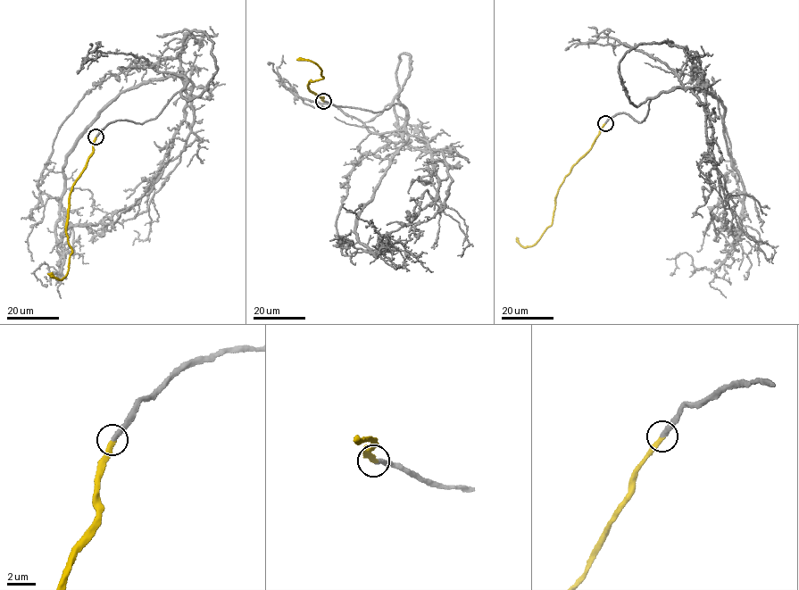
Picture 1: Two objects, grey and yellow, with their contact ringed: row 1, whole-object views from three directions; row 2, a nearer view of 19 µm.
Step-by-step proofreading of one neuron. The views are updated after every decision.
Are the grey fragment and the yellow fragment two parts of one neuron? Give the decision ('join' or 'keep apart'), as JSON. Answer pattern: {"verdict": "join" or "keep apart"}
{"verdict": "join"}

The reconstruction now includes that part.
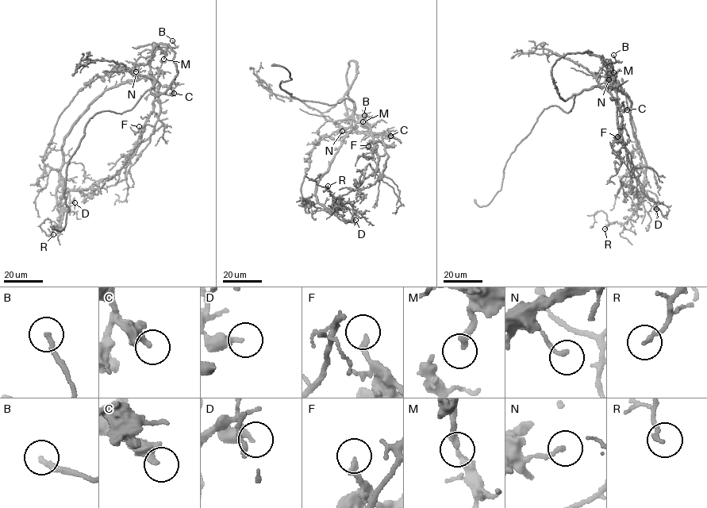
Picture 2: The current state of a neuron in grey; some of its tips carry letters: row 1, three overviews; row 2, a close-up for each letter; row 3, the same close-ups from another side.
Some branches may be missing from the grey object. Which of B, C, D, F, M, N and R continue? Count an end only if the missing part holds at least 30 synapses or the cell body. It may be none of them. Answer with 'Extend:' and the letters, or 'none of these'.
Extend: none of these

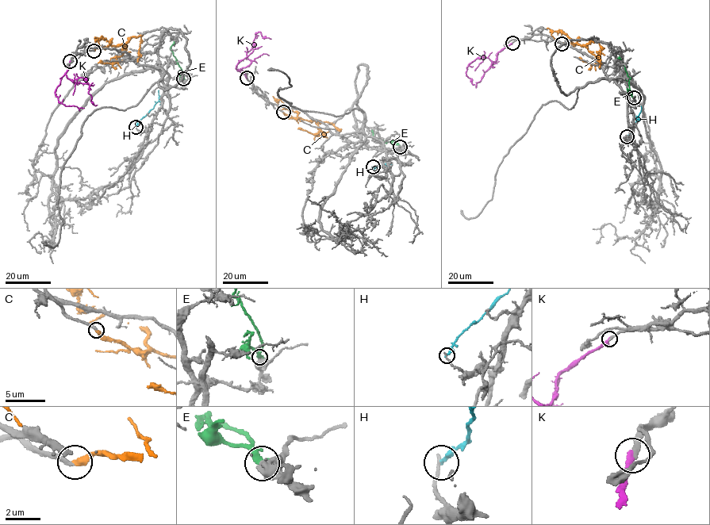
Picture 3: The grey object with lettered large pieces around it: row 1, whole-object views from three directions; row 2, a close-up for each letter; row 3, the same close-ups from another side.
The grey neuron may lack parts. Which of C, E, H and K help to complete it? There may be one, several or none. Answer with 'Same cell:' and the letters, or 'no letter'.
Same cell: C, K

